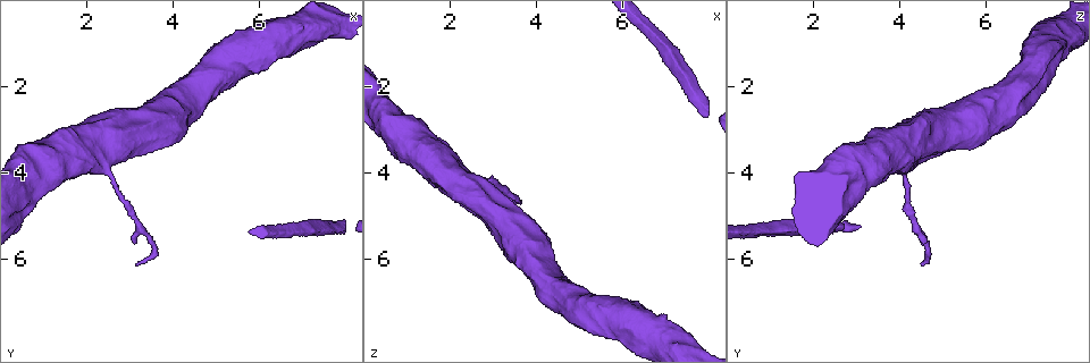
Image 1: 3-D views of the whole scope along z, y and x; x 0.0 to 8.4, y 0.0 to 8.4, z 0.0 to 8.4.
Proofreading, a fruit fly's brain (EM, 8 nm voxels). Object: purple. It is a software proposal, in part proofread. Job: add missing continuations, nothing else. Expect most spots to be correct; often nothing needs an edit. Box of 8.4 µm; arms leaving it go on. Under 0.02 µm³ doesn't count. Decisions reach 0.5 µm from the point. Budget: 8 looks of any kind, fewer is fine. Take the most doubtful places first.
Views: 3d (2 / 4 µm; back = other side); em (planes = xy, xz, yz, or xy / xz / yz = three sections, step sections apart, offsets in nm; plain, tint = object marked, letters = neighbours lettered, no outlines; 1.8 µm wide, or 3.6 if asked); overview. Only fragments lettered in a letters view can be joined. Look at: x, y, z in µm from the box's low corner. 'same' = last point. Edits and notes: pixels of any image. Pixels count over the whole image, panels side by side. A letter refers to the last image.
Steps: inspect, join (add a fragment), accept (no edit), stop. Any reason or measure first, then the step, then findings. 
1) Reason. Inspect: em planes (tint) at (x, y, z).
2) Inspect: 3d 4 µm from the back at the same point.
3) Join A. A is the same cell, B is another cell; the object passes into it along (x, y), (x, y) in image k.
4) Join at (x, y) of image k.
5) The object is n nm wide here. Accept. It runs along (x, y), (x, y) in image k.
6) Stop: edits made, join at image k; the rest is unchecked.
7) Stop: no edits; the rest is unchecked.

Inspect: em yz step 16 (tint) at (7.95, 5.30, 2.70).

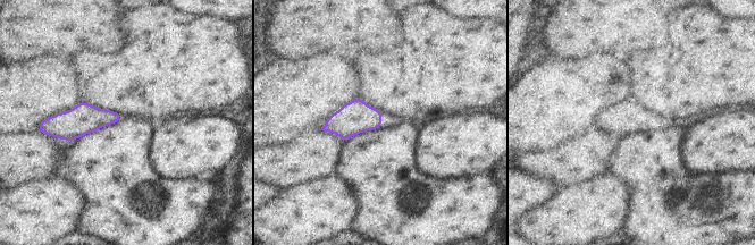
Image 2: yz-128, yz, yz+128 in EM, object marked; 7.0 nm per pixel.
Inspect: em planes (letters) at the same point.

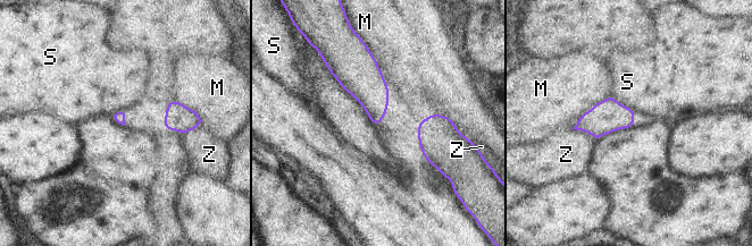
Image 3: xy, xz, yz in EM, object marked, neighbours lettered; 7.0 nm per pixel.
Accept. M, S and Z are other cells; a border runs along (610, 95), (629, 107), (634, 112) in image 3; no lettered fragment goes on from it.

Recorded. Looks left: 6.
End of a long branch. Inspect: 3d 4 µm from the back at (3.15, 6.15, 4.45).

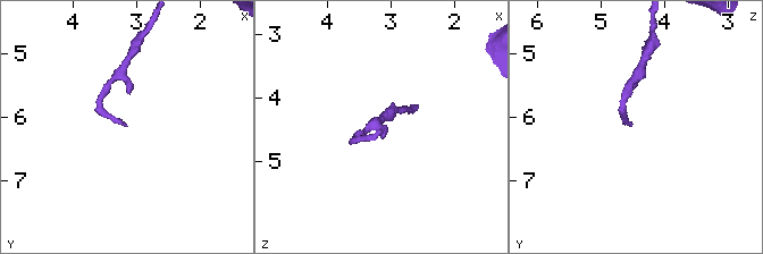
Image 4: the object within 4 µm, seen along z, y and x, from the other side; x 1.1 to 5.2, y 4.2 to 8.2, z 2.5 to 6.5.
Now the EM. Inspect: em xz step 8 (letters) at (3.15, 6.15, 4.50).

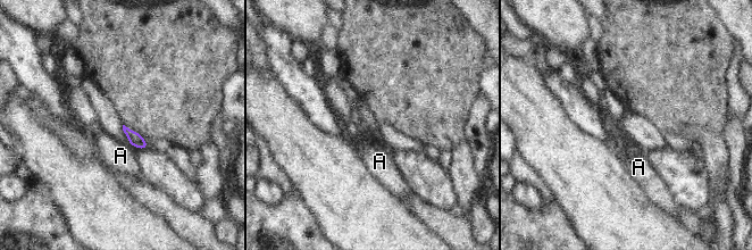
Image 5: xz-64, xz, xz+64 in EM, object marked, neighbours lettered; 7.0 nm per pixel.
The object is 80 nm wide here. Accept. A is another cell; a border runs along (127, 142), (136, 149) in image 5; none of them fits.

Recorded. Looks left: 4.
Sudden change in width. Inspect: em 3.6 µm planes (plain) at (2.30, 3.90, 4.05).

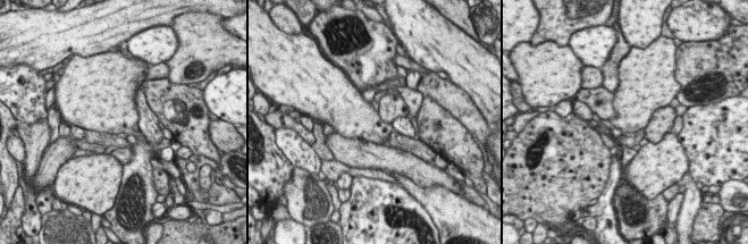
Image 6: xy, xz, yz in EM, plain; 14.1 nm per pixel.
Inspect: em 3.6 µm planes (letters) at the same point.

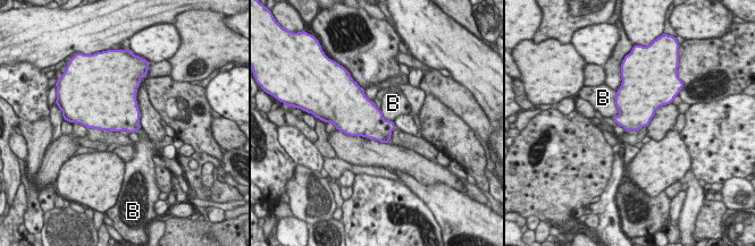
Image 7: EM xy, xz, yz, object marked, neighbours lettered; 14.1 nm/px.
The longest contact is with B, 380 nm. Accept. B is another cell; a border runs along (617, 92), (619, 112), (612, 118) in image 7; no lettered fragment goes on from it.

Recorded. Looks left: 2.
Stop: no edits; the rest is unchecked.

